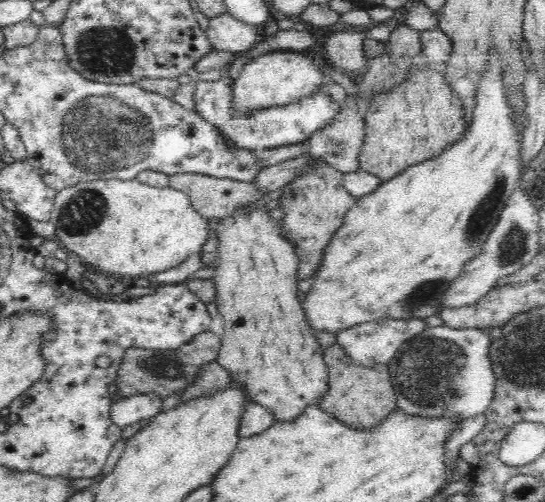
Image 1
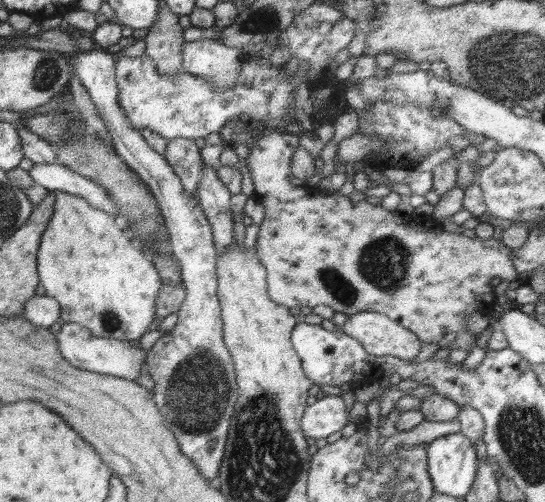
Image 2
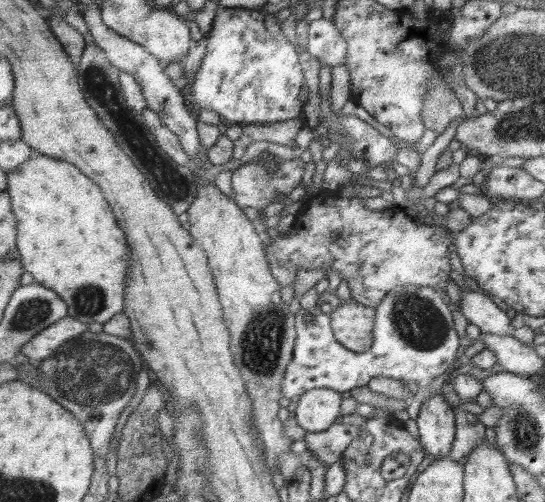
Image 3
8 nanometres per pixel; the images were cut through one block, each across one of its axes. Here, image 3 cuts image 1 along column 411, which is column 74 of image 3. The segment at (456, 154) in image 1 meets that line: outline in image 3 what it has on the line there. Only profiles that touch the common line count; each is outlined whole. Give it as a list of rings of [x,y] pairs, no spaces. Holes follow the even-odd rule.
[[[33,151],[30,154],[30,158],[16,168],[16,170],[6,171],[6,177],[8,177],[8,193],[10,193],[12,213],[16,215],[16,248],[19,252],[19,261],[23,265],[24,272],[29,272],[34,277],[34,282],[56,292],[67,304],[67,315],[76,318],[77,321],[87,325],[92,324],[92,322],[104,324],[115,314],[122,312],[122,308],[124,308],[124,292],[126,292],[124,280],[126,280],[129,274],[128,254],[130,254],[130,249],[128,249],[128,244],[130,242],[126,241],[126,233],[122,231],[122,228],[116,222],[116,215],[114,215],[108,201],[103,197],[99,186],[96,186],[94,181],[84,176],[76,166],[72,166],[68,162],[62,162],[62,160],[56,160],[56,158],[50,158],[50,156],[44,156],[44,154],[40,154],[37,151]]]

